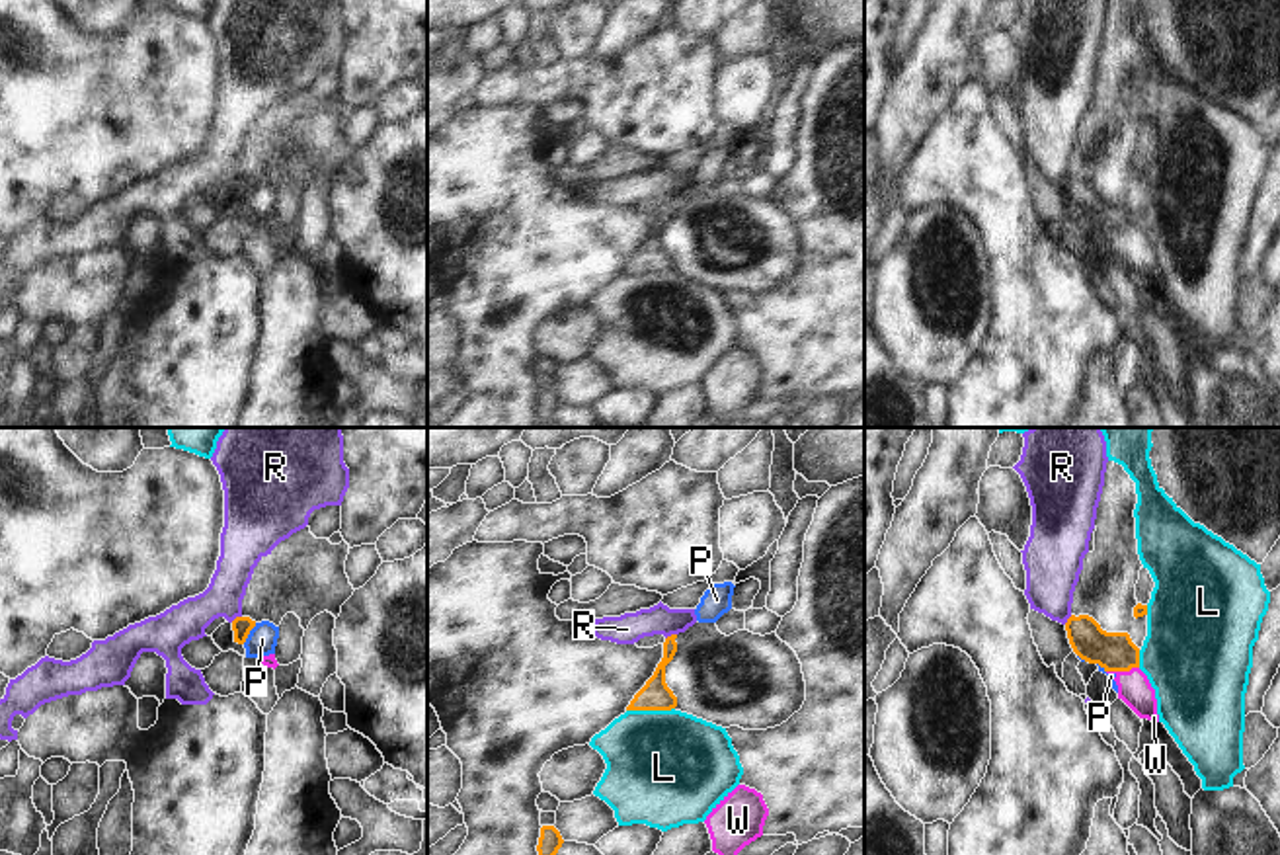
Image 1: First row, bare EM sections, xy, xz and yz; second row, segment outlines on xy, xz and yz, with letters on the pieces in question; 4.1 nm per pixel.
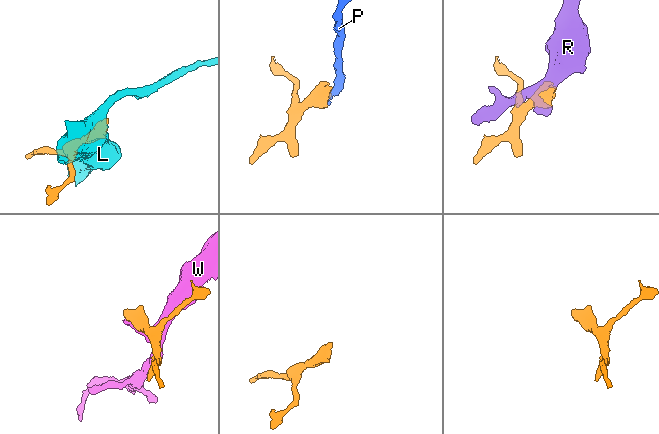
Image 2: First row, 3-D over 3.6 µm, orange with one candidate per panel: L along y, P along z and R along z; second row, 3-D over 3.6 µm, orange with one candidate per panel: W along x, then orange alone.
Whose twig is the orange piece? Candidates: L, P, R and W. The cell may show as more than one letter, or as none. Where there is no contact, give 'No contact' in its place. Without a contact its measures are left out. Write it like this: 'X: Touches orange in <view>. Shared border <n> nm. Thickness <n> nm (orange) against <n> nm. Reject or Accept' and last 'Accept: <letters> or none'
L: Touches orange in xz. Shared border 200 nm. Thickness 120 nm (orange) against 480 nm. Reject
P: Touches orange in xy. Shared border 110 nm. Thickness 80 nm (orange) against 120 nm. Reject
R: Touches orange in xz. Shared border 50 nm. Thickness 120 nm (orange) against 130 nm. Reject
W: Touches orange in yz. Shared border 140 nm. Thickness 160 nm (orange) against 140 nm. Reject
Accept: none

